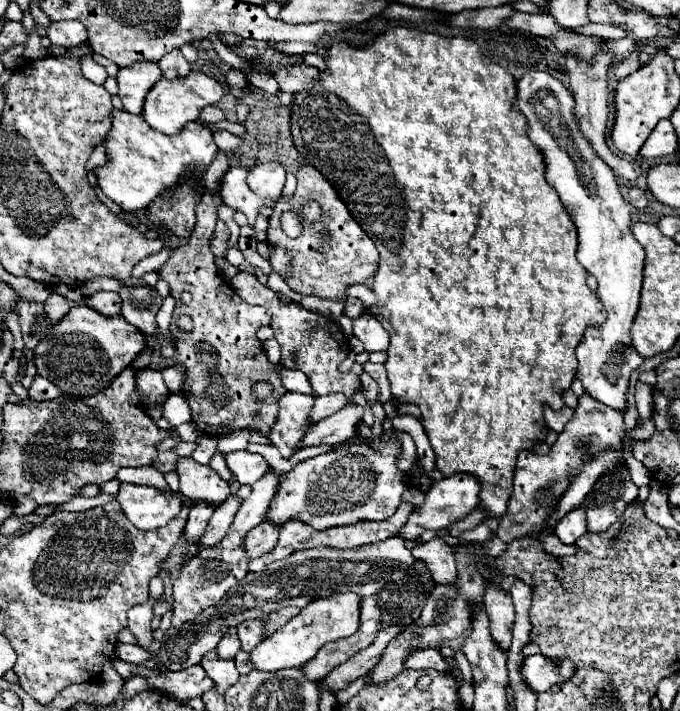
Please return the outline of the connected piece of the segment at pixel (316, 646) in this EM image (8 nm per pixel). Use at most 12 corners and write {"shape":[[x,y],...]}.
{"shape":[[360,596],[302,608],[250,652],[258,670],[300,668],[358,630]]}

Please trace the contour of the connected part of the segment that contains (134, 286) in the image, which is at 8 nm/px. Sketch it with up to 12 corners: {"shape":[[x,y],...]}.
{"shape":[[140,278],[120,288],[122,316],[144,334],[154,334],[162,300]]}

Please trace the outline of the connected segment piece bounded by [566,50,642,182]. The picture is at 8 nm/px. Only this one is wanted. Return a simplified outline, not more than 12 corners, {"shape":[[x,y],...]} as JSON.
{"shape":[[608,50],[592,62],[566,54],[576,120],[598,156],[626,182],[642,168],[616,158],[604,140]]}

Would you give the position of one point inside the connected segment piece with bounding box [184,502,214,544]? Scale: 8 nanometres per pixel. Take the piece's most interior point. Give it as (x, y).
(200, 512)

